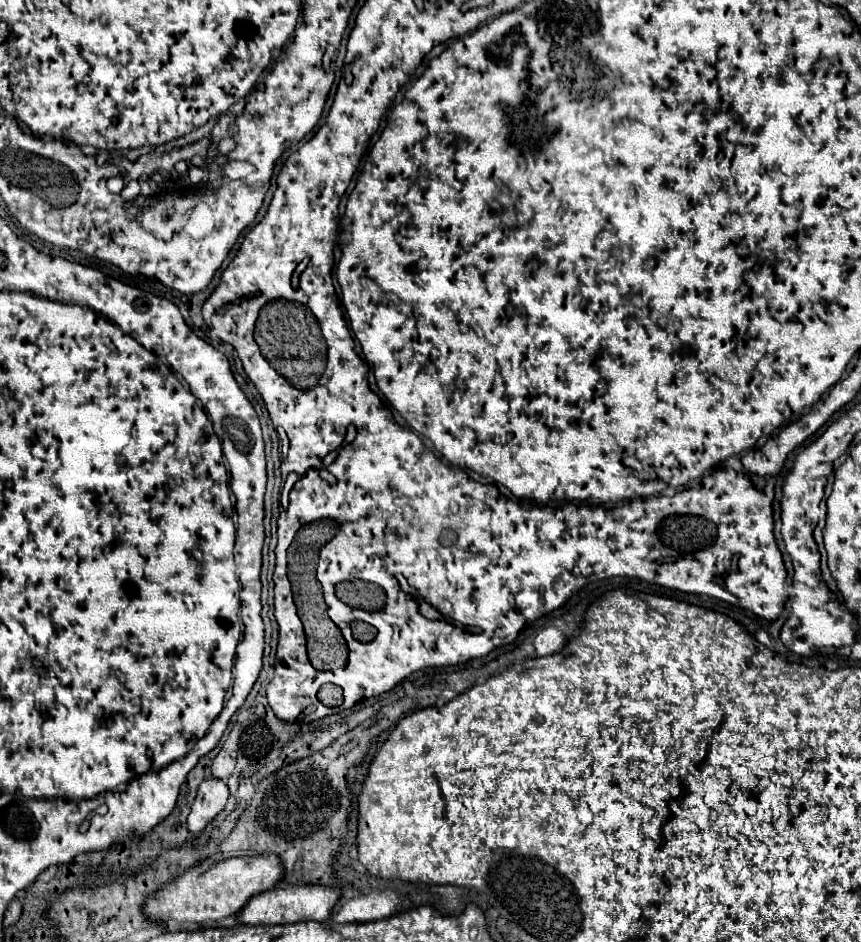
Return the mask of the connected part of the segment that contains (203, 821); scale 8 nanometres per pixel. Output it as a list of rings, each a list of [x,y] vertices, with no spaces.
[[[208,778],[198,786],[196,800],[192,804],[192,812],[188,816],[188,830],[192,834],[200,834],[204,826],[224,810],[228,800],[228,786],[220,778]]]

